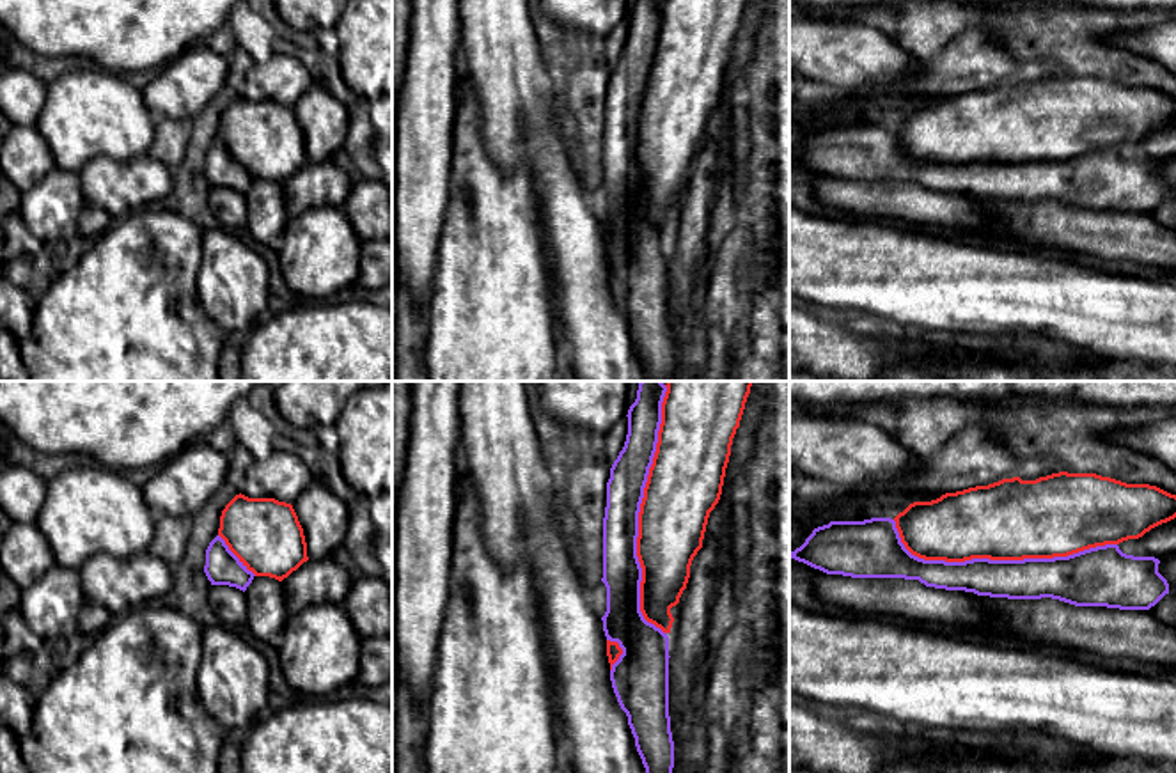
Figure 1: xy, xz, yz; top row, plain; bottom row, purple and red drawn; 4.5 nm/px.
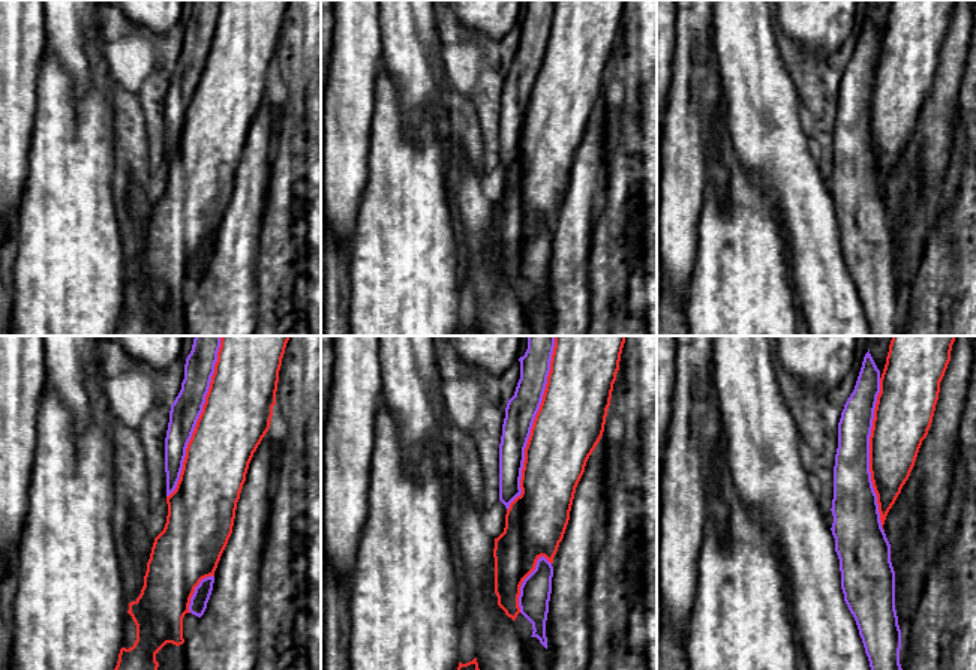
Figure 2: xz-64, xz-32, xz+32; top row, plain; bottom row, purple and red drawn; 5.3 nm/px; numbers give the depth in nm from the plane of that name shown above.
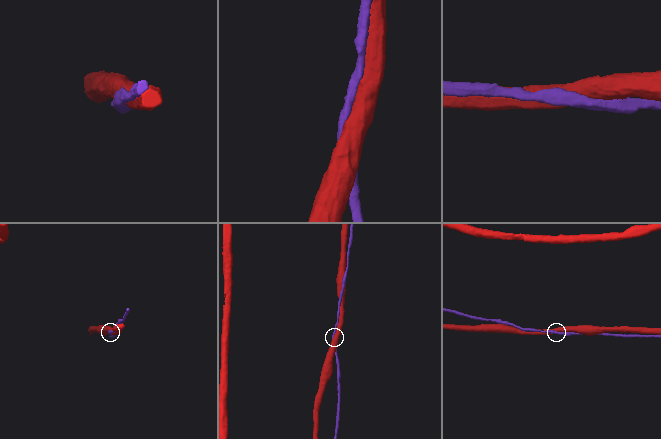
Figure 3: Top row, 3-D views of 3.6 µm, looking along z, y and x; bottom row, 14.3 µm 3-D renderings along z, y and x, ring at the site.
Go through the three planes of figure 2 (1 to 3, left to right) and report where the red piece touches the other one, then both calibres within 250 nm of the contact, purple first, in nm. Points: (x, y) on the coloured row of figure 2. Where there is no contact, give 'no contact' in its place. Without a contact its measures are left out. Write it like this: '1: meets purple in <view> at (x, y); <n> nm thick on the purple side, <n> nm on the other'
1: meets purple in xz-64 at (198, 417); 160 nm thick on the purple side, 360 nm on the other
2: meets purple in xz-32 at (532, 423); 170 nm thick on the purple side, 360 nm on the other
3: meets purple in xz+32 at (868, 454); 220 nm thick on the purple side, 300 nm on the other

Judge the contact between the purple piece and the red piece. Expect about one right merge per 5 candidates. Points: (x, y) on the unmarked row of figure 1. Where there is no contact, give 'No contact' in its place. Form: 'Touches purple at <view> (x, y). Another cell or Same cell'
Touches purple at xz (637, 121). Another cell

